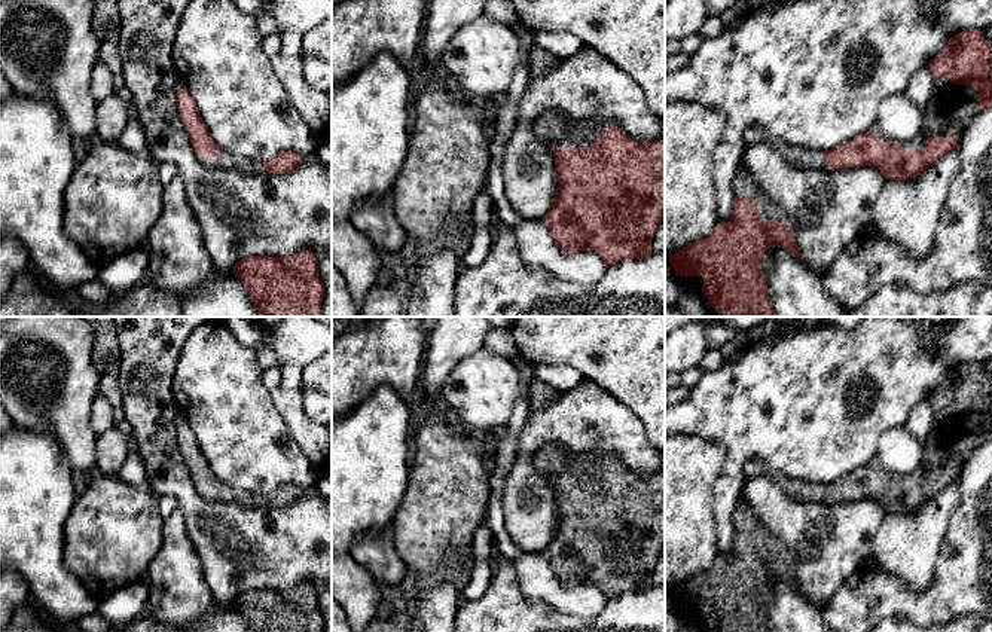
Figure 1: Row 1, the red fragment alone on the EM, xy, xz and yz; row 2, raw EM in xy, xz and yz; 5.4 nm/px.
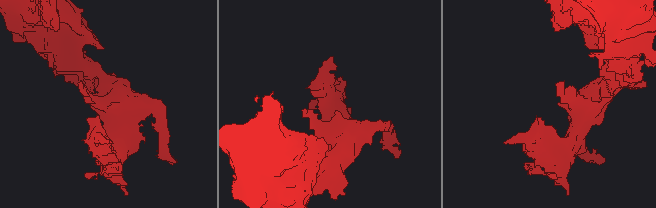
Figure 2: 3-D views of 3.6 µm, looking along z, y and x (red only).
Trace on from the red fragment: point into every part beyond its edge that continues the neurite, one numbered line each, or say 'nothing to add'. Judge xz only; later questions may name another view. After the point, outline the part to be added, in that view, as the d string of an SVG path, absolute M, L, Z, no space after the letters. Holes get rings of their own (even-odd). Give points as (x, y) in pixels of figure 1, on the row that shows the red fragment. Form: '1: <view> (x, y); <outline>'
1: xz (556, 130); M558 113L538 116L532 131L552 147L592 147L598 135L595 131L587 131L583 122L573 123Z

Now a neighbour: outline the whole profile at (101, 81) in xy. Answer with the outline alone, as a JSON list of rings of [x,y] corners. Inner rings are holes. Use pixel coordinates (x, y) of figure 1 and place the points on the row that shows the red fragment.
[[[98,59],[91,76],[91,95],[97,103],[115,94],[113,79],[109,65]]]

